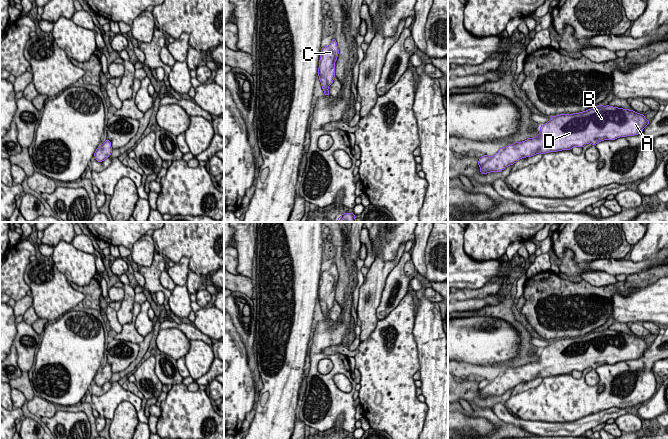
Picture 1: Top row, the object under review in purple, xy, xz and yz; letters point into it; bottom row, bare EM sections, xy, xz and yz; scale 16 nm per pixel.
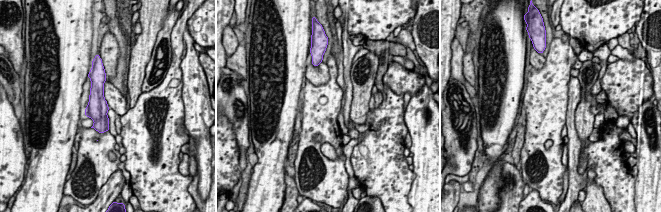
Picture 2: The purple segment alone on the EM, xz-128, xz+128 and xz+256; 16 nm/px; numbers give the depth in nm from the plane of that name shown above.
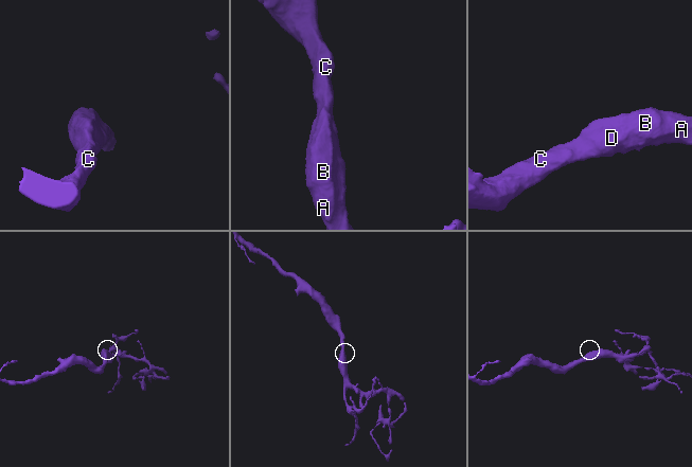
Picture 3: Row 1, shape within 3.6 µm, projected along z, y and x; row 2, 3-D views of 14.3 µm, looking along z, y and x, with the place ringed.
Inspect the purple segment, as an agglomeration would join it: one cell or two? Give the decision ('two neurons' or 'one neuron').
one neuron

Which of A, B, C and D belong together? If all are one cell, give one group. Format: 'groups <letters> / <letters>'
groups A B C D

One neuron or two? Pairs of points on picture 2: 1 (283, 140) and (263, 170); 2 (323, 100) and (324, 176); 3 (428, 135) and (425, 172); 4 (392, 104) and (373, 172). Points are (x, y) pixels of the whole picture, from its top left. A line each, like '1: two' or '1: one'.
1: one
2: one
3: one
4: one

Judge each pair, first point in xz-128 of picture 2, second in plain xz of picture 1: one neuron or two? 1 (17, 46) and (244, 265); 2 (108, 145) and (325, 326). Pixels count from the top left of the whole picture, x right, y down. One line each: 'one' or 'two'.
1: one
2: one

